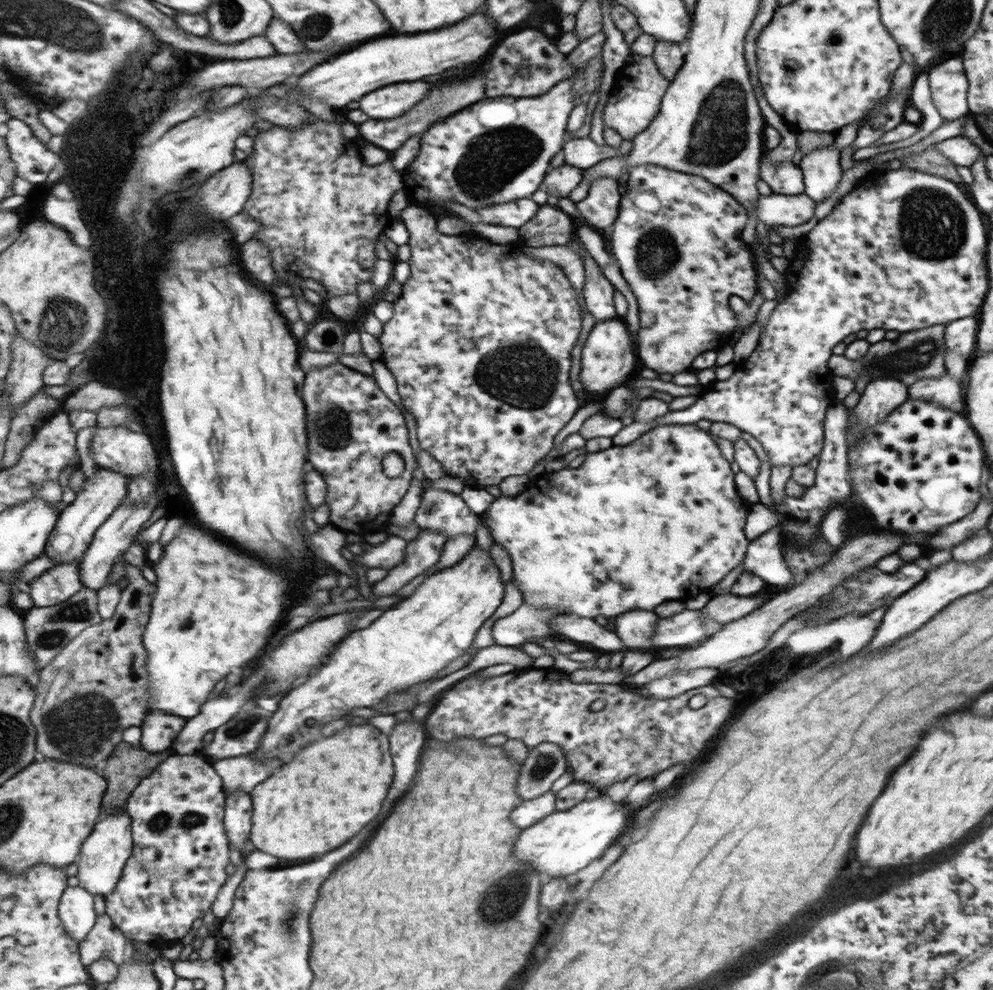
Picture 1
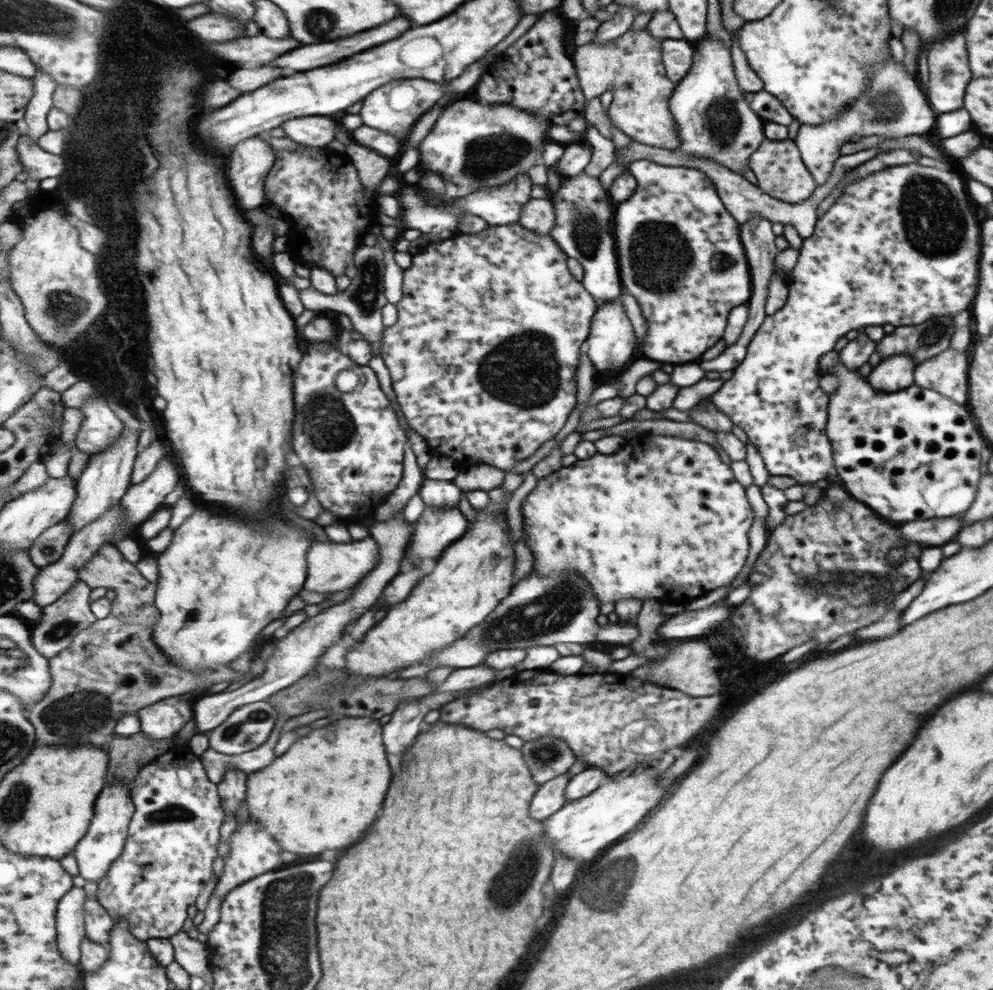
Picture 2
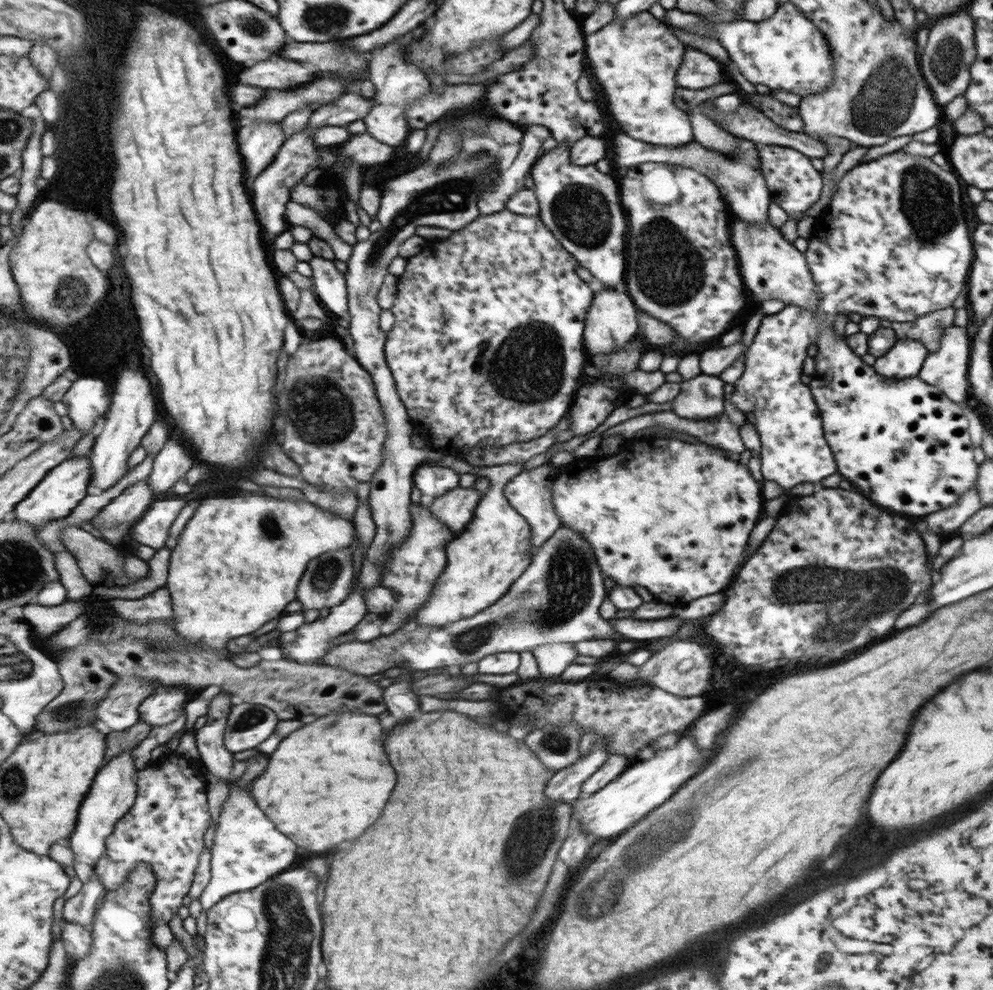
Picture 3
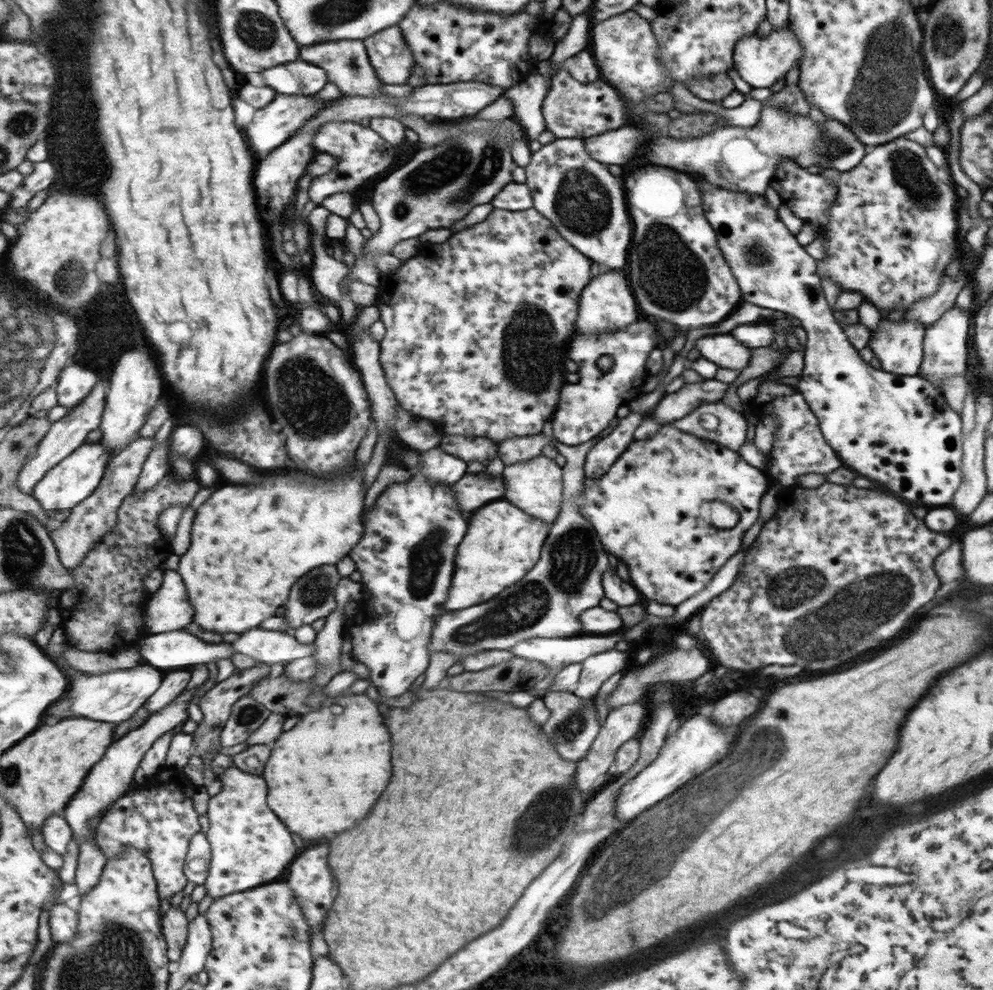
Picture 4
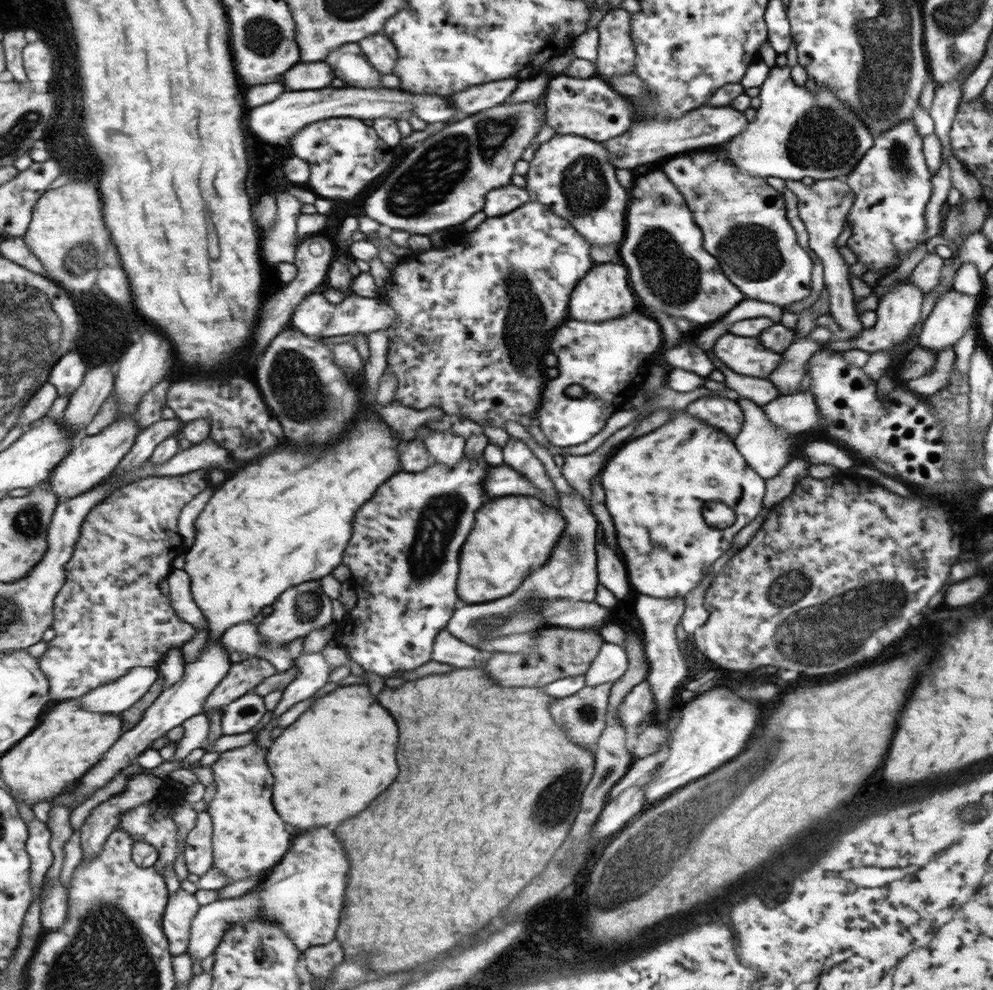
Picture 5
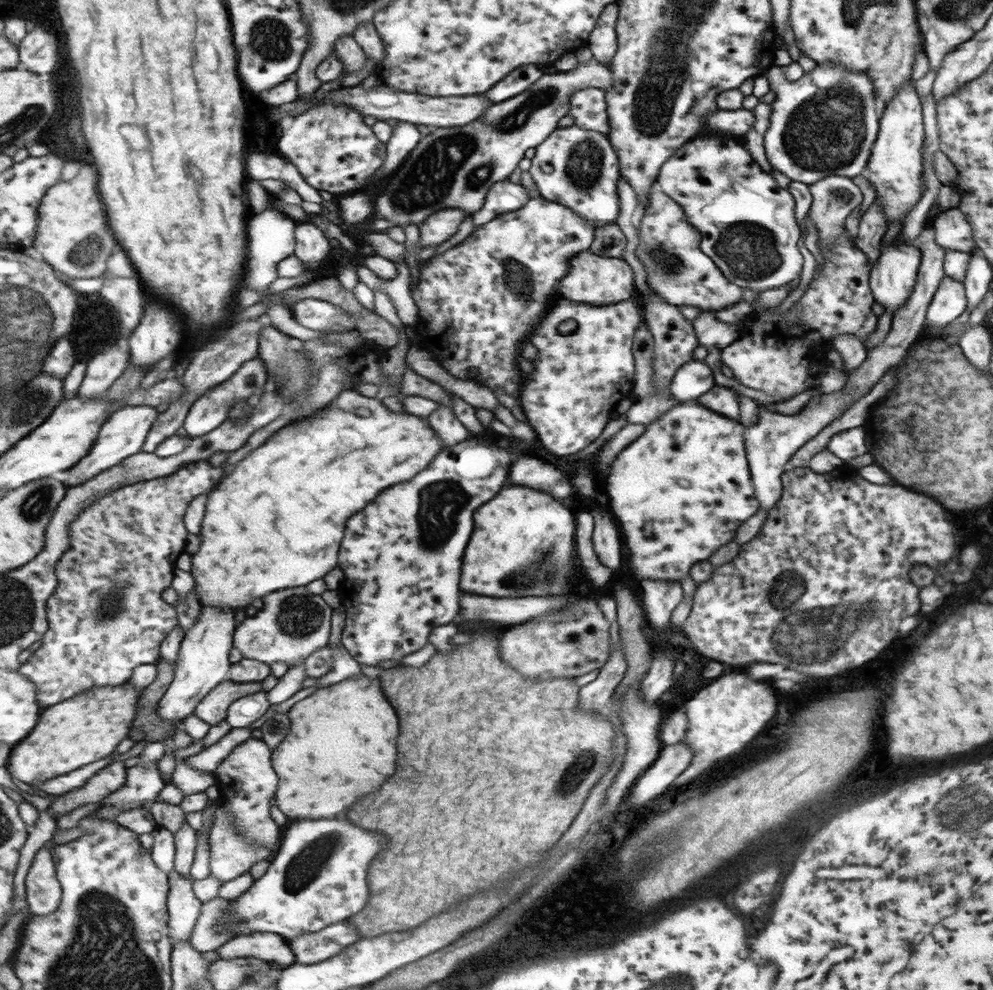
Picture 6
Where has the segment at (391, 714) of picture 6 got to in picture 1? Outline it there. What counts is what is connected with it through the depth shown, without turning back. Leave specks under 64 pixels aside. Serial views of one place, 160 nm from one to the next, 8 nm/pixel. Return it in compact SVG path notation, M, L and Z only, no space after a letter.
M349 726L331 738L313 742L250 792L254 804L250 838L254 848L278 860L313 860L325 856L347 844L381 814L393 776L395 770L389 752L389 736L375 726Z

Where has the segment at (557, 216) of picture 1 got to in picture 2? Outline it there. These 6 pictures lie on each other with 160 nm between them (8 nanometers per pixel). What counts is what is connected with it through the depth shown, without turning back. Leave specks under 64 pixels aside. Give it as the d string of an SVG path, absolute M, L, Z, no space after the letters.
M550 197L532 198L524 204L520 223L540 235L551 235L556 221L555 205Z

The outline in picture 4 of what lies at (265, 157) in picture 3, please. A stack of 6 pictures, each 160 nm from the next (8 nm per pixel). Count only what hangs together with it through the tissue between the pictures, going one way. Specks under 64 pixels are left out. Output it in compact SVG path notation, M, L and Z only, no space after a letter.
M301 95L301 96L277 96L275 100L257 110L257 114L254 113L253 122L251 126L247 128L247 136L249 136L249 142L251 142L251 148L255 152L271 152L275 151L282 144L288 142L292 136L298 134L298 130L302 130L309 120L314 118L316 114L320 114L320 110L324 110L327 104L331 100L320 101L313 95Z

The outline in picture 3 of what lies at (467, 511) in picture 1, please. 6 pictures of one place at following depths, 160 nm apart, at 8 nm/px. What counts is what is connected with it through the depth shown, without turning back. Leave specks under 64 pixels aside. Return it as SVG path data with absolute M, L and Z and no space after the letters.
M425 463L415 471L414 483L421 489L425 499L432 501L457 488L460 474L454 468Z

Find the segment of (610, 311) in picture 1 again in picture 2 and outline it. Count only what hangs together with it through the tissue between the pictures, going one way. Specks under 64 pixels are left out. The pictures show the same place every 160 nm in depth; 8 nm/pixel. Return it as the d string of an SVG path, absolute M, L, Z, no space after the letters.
M584 172L574 177L560 177L556 193L547 192L555 205L556 221L552 237L561 245L569 258L577 260L583 269L580 283L600 304L617 301L624 293L617 274L617 258L613 250L613 238L609 234L611 208L598 177Z

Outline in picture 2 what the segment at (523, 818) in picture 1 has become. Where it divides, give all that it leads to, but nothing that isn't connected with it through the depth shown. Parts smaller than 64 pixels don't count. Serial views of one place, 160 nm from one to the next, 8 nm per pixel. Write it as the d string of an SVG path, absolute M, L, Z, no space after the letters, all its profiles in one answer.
M565 771L557 778L542 784L540 790L537 791L536 796L532 802L532 816L537 820L545 821L553 813L561 810L567 802L565 798L565 787L569 782L570 775Z

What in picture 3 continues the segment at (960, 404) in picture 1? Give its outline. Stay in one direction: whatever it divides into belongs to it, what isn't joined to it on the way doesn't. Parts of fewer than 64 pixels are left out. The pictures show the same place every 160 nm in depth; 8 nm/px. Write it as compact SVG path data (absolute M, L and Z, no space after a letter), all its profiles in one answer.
M953 324L947 327L938 338L937 348L926 356L918 376L925 381L925 384L939 388L949 400L959 404L963 403L969 395L967 366L970 358L970 343L967 341L967 337L965 327Z

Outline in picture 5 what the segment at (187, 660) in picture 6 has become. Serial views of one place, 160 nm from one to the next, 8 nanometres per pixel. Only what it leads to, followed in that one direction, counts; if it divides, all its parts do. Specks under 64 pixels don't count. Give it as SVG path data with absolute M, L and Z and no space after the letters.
M211 639L207 646L201 650L196 661L186 663L185 674L180 678L180 681L172 687L164 689L159 698L148 708L144 714L144 719L135 728L124 733L119 742L113 746L113 752L109 752L109 756L105 756L105 760L101 760L101 764L97 768L93 768L93 772L85 774L83 784L79 786L79 790L73 792L73 794L61 794L59 796L62 805L69 807L71 810L81 806L85 798L89 798L99 788L107 786L107 782L111 782L123 768L127 768L127 766L131 766L133 762L137 761L140 755L149 749L149 746L157 738L167 735L174 728L181 727L192 716L205 712L205 703L208 702L209 696L232 670L229 653L227 650L223 650L223 644L221 643L221 640L214 641Z

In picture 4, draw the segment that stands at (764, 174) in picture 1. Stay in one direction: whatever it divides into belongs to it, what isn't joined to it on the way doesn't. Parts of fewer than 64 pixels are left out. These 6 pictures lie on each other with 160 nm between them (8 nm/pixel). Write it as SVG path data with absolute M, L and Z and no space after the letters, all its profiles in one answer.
M783 159L777 165L777 171L770 179L773 190L775 190L783 203L799 220L805 224L810 224L811 228L819 231L828 224L828 214L834 202L838 188L832 185L820 174L811 174L805 168L795 165L791 159Z

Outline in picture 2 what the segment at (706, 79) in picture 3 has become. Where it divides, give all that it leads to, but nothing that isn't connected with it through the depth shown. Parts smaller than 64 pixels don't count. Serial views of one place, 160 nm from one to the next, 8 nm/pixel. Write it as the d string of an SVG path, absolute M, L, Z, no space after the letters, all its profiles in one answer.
M662 39L662 63L666 76L676 85L691 68L693 42L686 40Z

